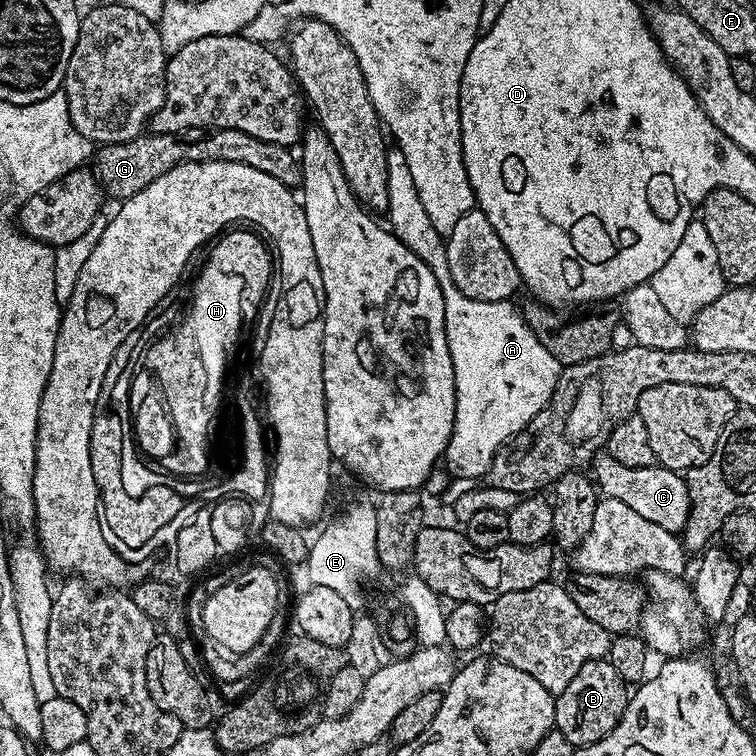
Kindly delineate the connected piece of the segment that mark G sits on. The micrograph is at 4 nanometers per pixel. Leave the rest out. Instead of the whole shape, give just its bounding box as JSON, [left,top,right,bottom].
[94,128,300,202]

